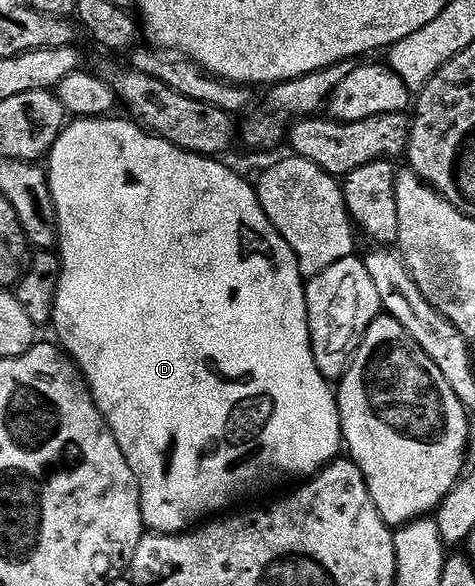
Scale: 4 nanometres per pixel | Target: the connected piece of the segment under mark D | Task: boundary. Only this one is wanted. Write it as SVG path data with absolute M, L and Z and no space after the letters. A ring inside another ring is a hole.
M77 119L66 124L47 158L47 180L57 212L57 245L61 259L61 278L51 325L57 328L56 340L60 348L80 369L97 410L104 415L131 471L135 471L135 479L141 488L142 522L148 528L150 525L154 534L181 535L190 527L217 515L212 513L247 496L249 485L272 473L312 479L322 469L334 464L339 457L337 452L343 449L341 412L336 392L315 363L309 338L305 285L297 256L281 238L281 232L267 219L256 188L227 166L220 165L220 160L183 151L162 137L146 133L132 120L113 120Z

